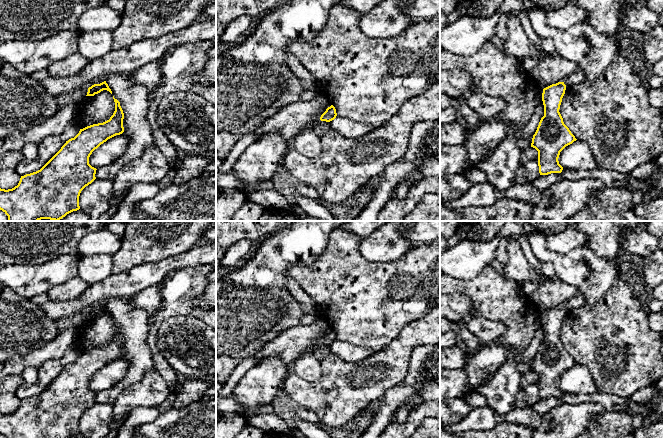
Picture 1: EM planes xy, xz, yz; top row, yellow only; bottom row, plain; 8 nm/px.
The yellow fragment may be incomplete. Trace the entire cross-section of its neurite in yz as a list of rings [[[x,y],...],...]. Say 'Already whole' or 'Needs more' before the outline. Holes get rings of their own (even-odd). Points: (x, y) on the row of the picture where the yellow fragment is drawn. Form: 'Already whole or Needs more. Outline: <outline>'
Already whole. Outline: [[[564,82],[543,89],[544,116],[539,122],[531,143],[531,147],[538,151],[540,175],[561,173],[563,167],[558,161],[560,152],[577,140],[564,124],[559,112],[565,90]]]

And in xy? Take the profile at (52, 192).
Already whole. Outline: [[[114,96],[113,99],[115,111],[109,120],[80,129],[40,170],[21,176],[18,185],[12,189],[0,188],[0,210],[8,216],[8,221],[59,221],[80,209],[81,191],[96,179],[97,169],[89,164],[90,155],[108,139],[124,132],[124,113],[120,102]]]

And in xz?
Already whole. Outline: [[[333,105],[328,107],[326,111],[321,115],[320,120],[330,122],[334,120],[337,116],[336,109]]]

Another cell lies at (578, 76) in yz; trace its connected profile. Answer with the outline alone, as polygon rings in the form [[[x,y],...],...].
[[[578,69],[575,73],[565,79],[564,84],[566,87],[571,87],[582,80],[584,80],[584,71],[582,69]]]

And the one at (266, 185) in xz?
[[[271,180],[259,182],[255,185],[254,189],[255,189],[255,191],[258,191],[258,190],[273,190],[274,184]]]

